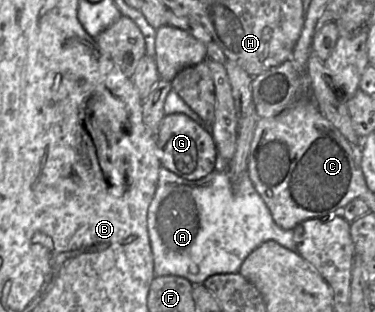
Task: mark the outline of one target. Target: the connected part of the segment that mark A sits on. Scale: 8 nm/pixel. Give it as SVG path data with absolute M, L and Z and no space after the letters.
M218 155L215 170L199 180L187 180L165 167L159 170L157 189L147 213L147 228L154 261L154 275L180 276L193 285L214 274L239 272L245 258L262 243L273 240L291 251L296 251L292 230L279 227L262 197L254 188L246 171L237 186L229 178L228 162Z

